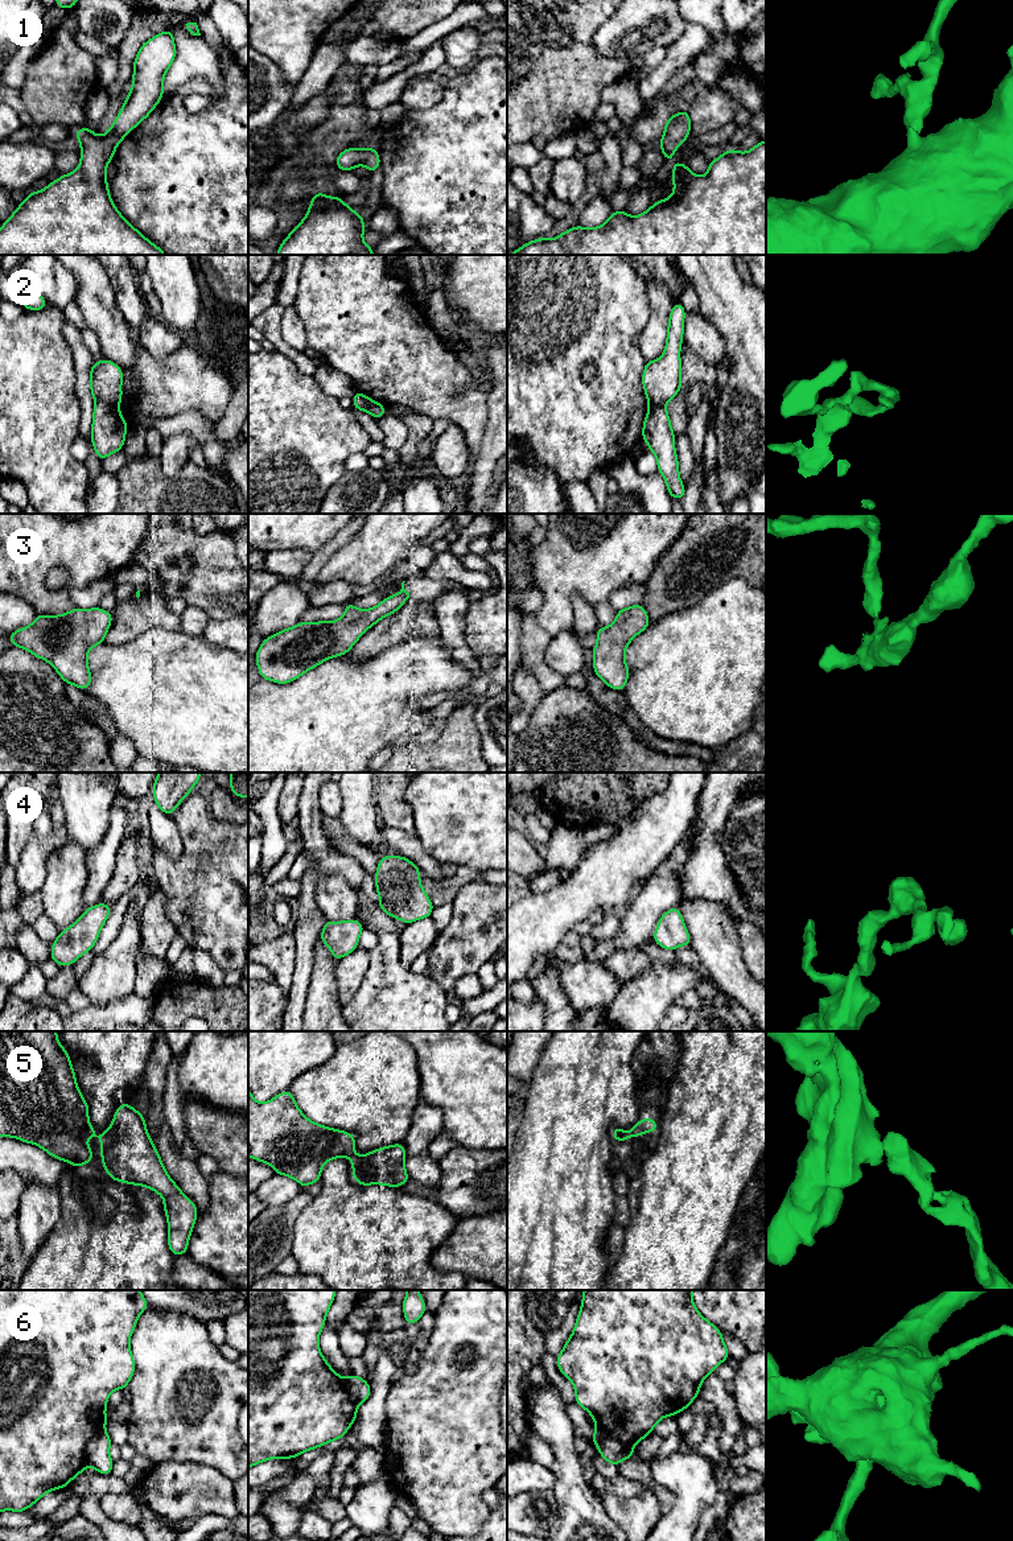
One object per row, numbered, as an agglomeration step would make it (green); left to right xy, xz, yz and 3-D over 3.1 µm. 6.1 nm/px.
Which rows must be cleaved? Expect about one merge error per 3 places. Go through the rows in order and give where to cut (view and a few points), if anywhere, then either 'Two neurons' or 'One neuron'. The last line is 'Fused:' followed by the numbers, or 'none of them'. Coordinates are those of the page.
1: No split. One neuron
2: Split along xy (95, 402), (103, 402), (116, 408). Two neurons
3: No split. One neuron
4: No split. One neuron
5: No split. One neuron
6: Split along xy (103, 1428), (86, 1445), (86, 1465). Two neurons
Fused: 2, 6

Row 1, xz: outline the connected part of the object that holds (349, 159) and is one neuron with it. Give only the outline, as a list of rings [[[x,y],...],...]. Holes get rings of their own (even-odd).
[[[347,148],[342,151],[334,164],[338,169],[351,172],[358,165],[365,165],[366,169],[374,172],[380,169],[380,158],[378,151],[371,148]]]

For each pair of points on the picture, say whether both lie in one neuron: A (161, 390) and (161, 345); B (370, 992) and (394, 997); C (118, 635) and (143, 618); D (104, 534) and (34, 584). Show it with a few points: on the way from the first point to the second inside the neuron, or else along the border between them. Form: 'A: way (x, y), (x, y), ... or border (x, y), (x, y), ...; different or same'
A: border (138, 338), (156, 358), (171, 355), (186, 341); different
B: way (375, 992), (388, 997); same
C: way (122, 629), (132, 618), (136, 618); same
D: way (86, 534), (79, 534), (48, 565); same

